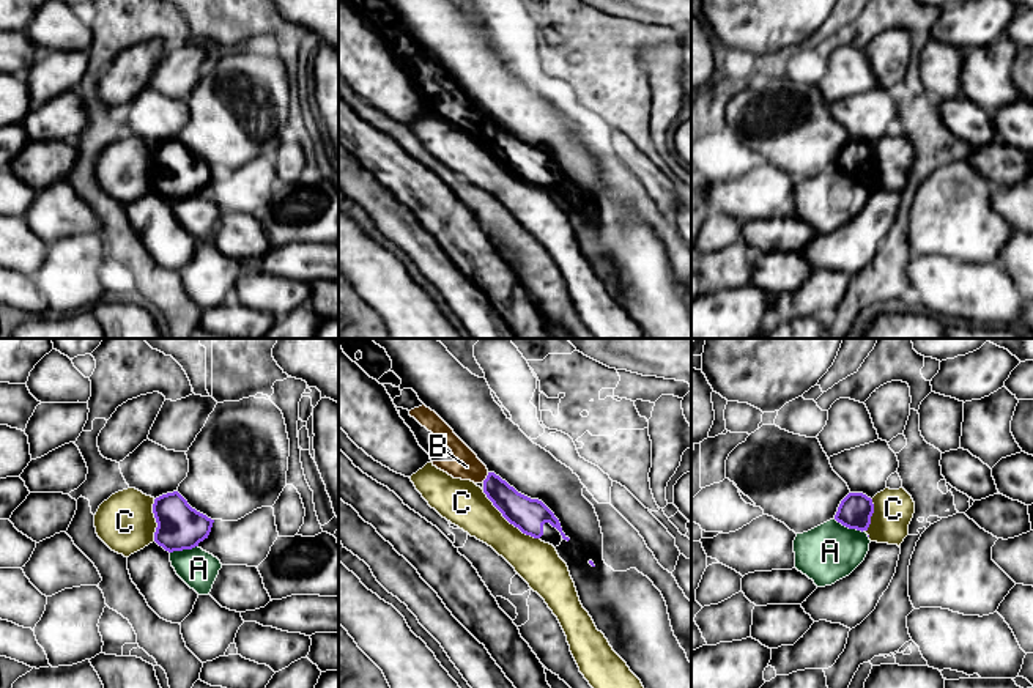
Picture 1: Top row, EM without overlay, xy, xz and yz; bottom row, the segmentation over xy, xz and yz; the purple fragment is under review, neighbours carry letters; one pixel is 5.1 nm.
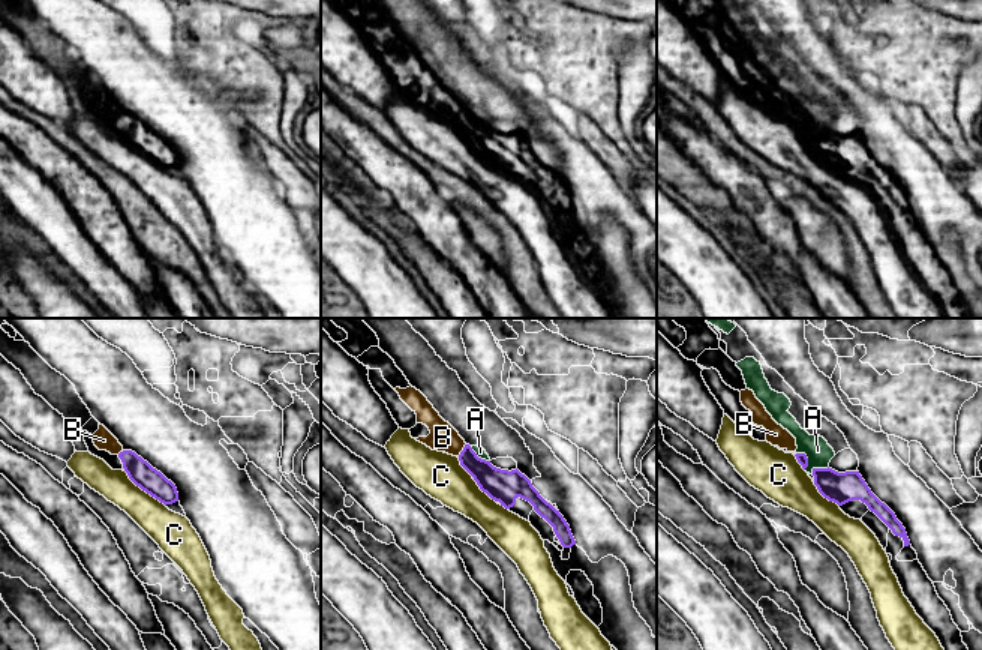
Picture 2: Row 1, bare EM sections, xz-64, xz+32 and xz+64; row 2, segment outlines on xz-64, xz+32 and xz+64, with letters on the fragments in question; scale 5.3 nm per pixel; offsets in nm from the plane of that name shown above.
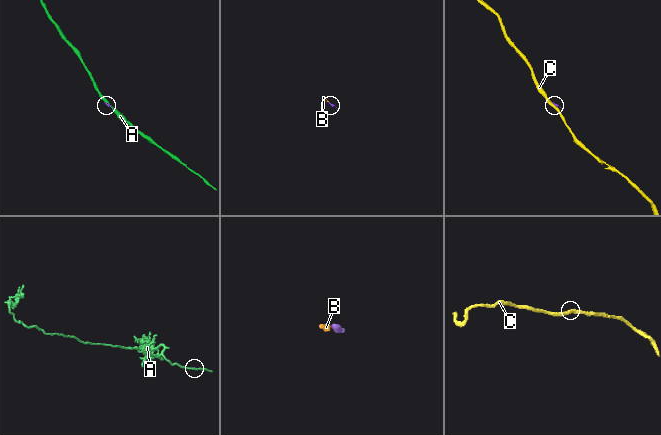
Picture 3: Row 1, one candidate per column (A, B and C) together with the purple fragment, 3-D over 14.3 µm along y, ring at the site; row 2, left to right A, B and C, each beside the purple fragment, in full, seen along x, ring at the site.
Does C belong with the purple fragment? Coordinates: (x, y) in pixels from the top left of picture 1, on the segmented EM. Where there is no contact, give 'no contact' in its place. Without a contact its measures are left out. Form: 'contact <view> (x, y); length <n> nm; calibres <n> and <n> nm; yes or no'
contact xz (509, 521); length 380 nm; calibres 170 and 240 nm; no

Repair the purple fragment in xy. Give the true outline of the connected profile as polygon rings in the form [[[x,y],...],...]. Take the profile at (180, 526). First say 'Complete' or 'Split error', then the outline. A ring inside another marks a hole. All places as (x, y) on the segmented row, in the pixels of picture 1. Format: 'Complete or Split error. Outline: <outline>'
Complete. Outline: [[[178,491],[156,498],[153,513],[157,523],[154,542],[168,553],[198,546],[208,538],[214,523],[192,509]]]

